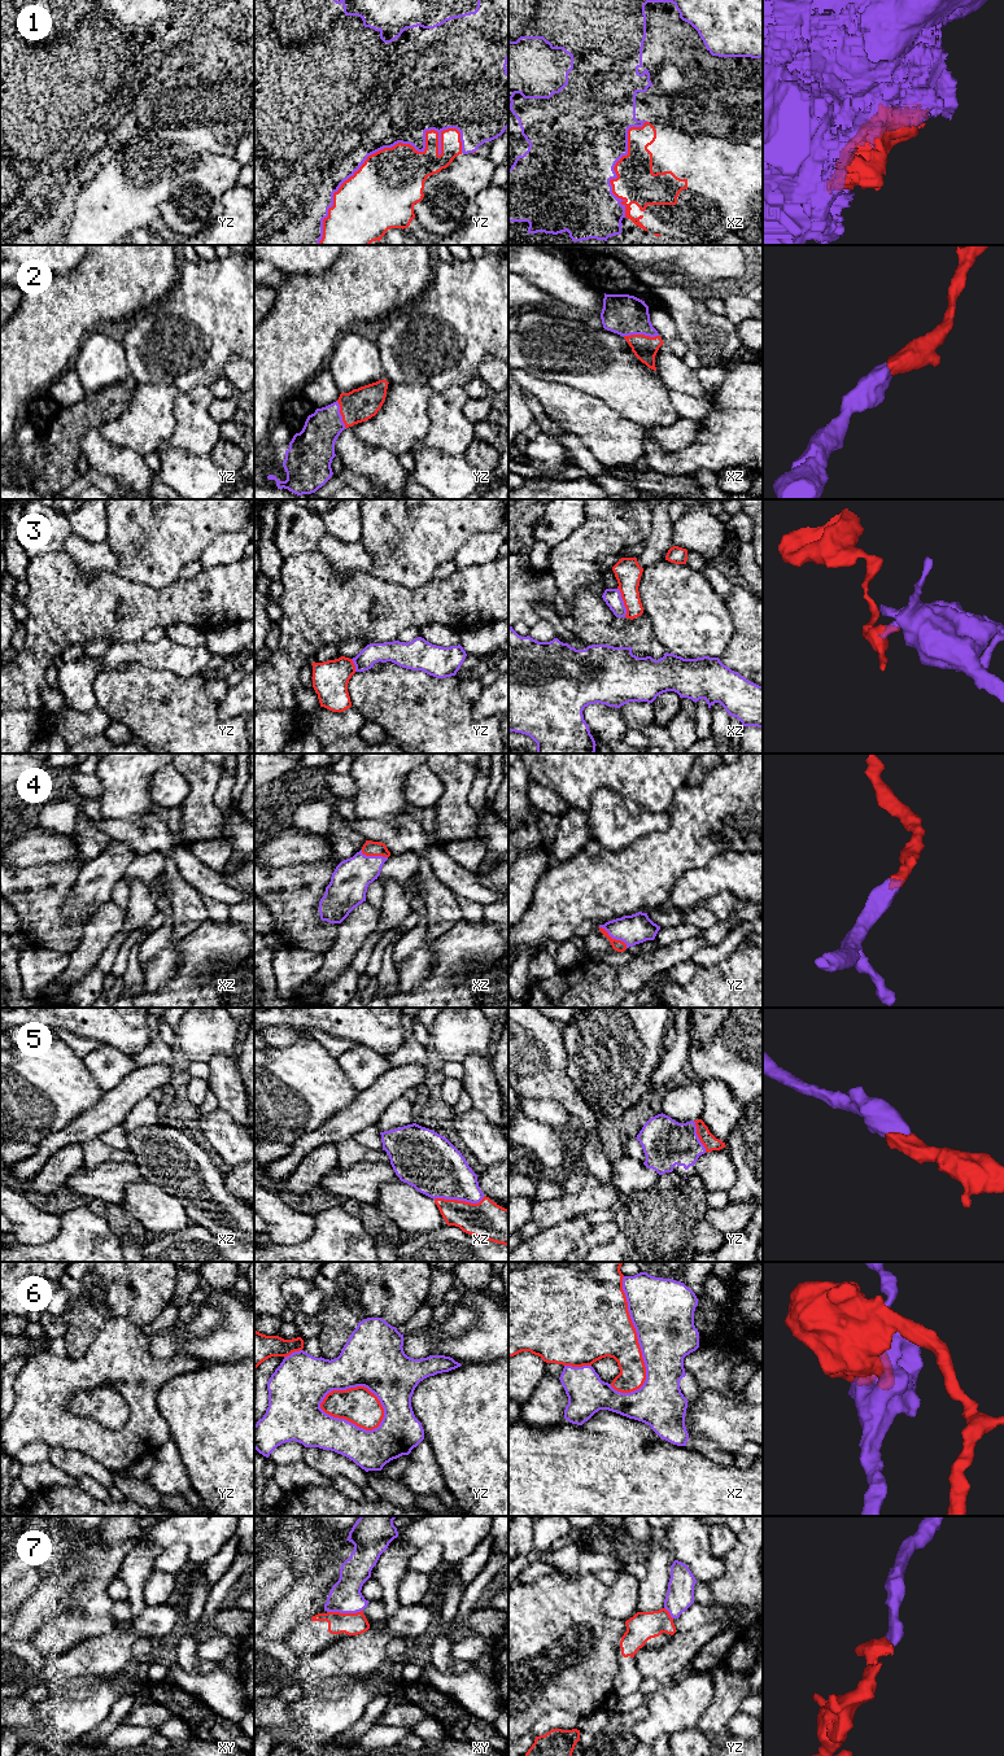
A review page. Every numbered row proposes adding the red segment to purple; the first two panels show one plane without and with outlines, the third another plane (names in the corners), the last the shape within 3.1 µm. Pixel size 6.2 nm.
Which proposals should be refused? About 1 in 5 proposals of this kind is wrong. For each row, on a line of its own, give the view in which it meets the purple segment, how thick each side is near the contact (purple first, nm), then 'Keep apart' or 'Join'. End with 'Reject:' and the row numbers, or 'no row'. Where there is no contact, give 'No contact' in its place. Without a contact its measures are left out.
1: Touches purple in yz. Thickness 500 nm (purple) against 400 nm. Keep apart
2: Touches purple in xz. Thickness 260 nm (purple) against 160 nm. Join
3: Touches purple in xz. Thickness 110 nm (purple) against 160 nm. Keep apart
4: Touches purple in yz. Thickness 180 nm (purple) against 70 nm. Join
5: Touches purple in xz. Thickness 360 nm (purple) against 240 nm. Join
6: Touches purple in yz. Thickness 240 nm (purple) against 220 nm. Keep apart
7: Touches purple in xy. Thickness 200 nm (purple) against 140 nm. Join
Reject: 1, 3, 6

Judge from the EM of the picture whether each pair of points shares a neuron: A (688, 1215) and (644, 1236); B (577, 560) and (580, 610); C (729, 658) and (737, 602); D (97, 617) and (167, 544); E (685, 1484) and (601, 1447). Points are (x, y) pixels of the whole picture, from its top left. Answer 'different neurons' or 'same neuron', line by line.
A: same neuron
B: different neurons
C: same neuron
D: different neurons
E: same neuron

